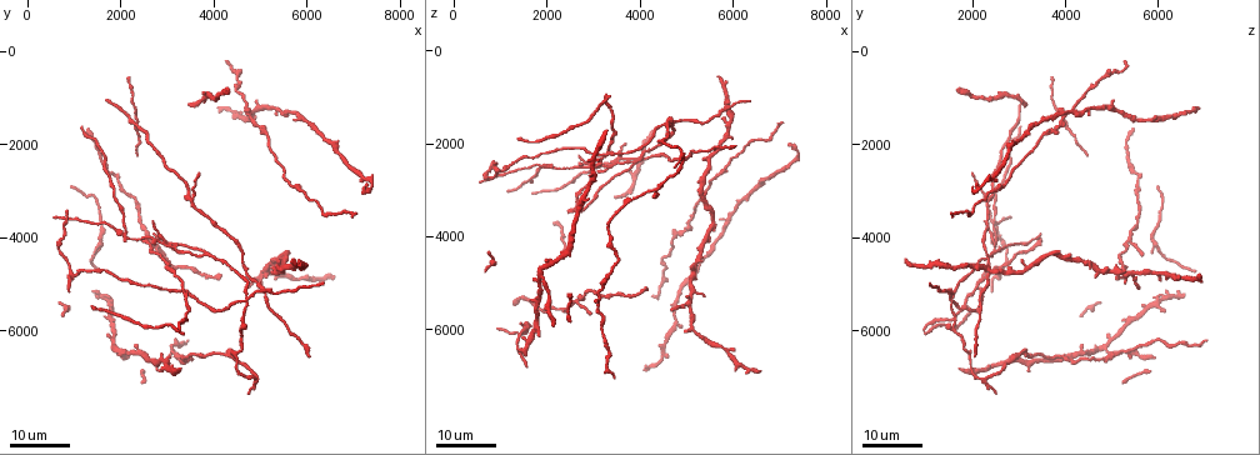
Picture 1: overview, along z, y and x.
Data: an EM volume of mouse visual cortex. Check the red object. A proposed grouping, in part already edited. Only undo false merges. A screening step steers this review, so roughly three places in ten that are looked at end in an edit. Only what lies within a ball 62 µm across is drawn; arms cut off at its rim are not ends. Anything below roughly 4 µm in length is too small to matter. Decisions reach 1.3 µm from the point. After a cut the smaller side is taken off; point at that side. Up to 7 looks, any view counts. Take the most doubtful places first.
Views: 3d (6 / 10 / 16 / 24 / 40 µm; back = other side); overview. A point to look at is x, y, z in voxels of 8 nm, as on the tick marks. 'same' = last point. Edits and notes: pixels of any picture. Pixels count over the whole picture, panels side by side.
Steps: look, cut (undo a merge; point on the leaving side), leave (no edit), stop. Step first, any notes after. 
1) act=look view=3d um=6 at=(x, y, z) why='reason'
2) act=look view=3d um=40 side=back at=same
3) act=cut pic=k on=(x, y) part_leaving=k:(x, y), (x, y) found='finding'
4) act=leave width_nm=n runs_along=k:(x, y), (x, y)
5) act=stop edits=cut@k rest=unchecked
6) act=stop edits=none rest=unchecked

act=look view=3d um=16 at=(4750, 5350, 1600) why='four-way junction'

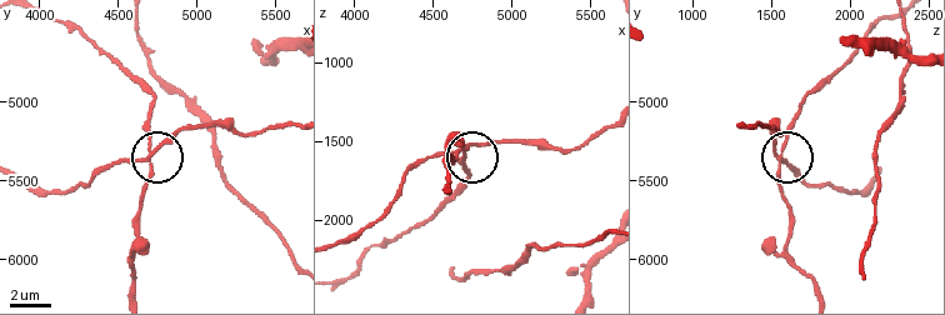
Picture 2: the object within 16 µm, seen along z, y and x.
act=look view=3d um=6 at=same why='closer look'

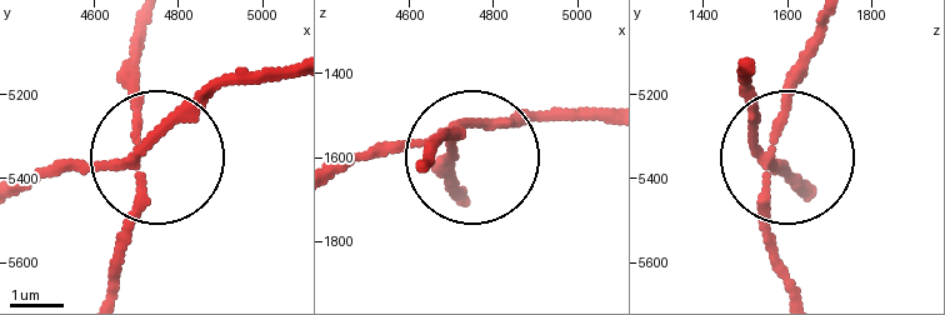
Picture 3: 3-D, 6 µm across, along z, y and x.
act=leave side_arm_um=67 runs_along=3:(183, 123), (138, 158), (134, 24) found='one cell here'

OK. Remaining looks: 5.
act=look view=3d um=16 at=(2100, 3950, 2450) why='side arm on a straight run'

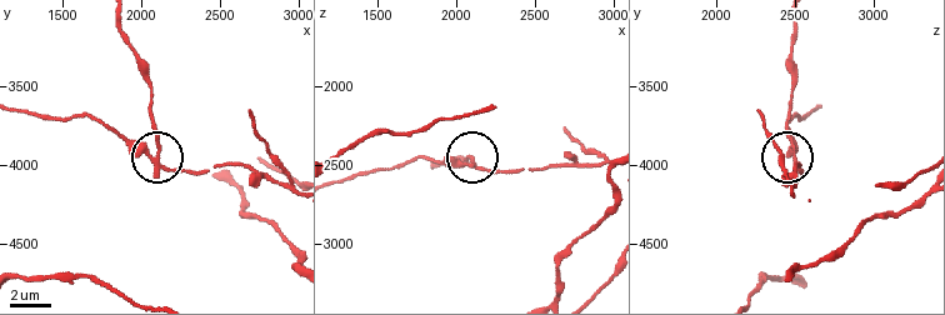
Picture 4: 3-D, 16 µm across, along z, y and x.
act=look view=3d um=10 at=(2060, 3940, 2500)

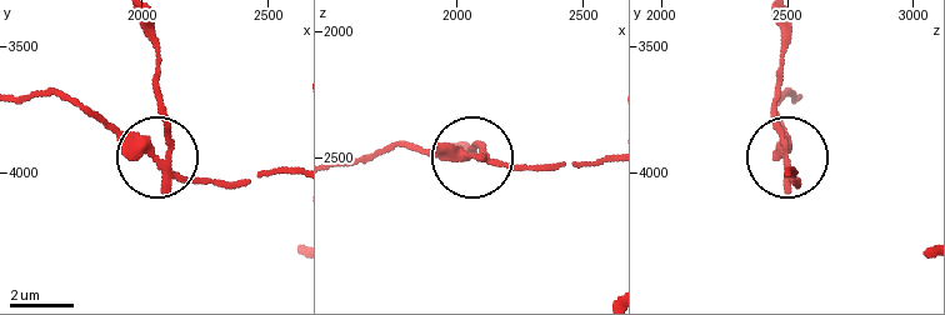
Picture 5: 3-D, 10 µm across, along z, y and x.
act=cut pic=5 on=(165, 120) width_nm=270 part_leaving=5:(168, 164), (151, 21) found='two cells meet here'

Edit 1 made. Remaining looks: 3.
act=look view=overview

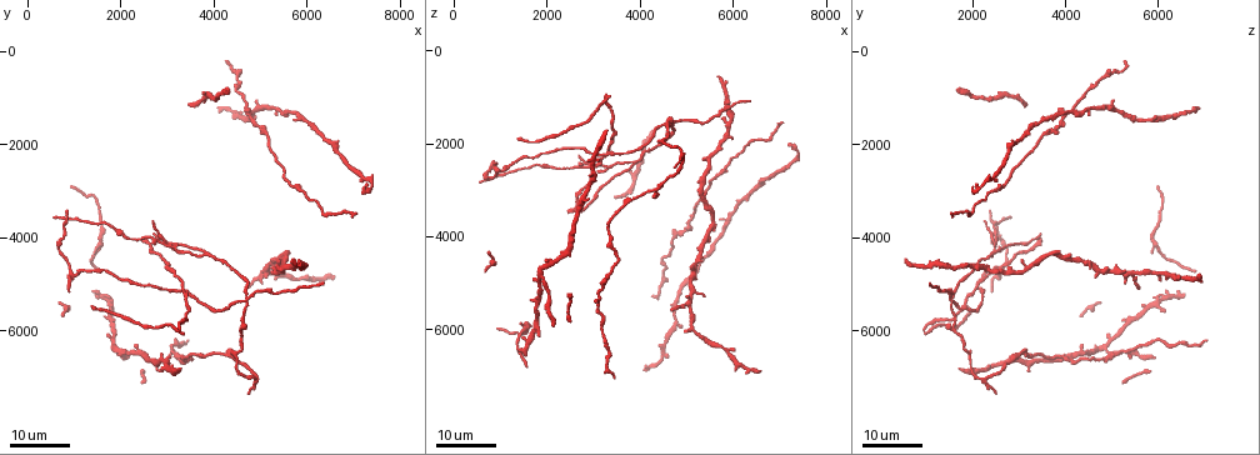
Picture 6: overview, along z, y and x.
act=look view=3d um=16 at=(3850, 4350, 2450) why='two arms in line, one across'

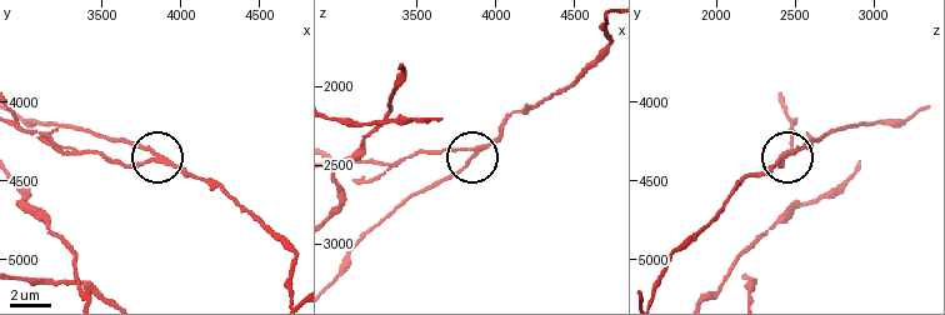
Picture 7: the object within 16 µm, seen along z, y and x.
act=look view=3d um=6 at=(3860, 4340, 2400)

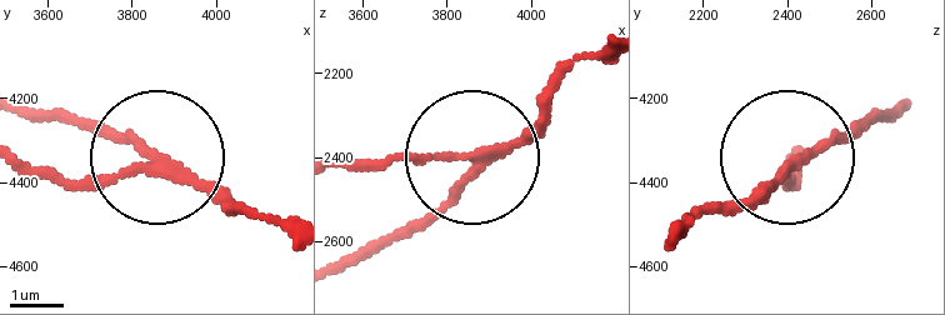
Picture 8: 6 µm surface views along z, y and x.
act=cut pic=8 on=(128, 141) part_leaving=8:(180, 165), (24, 111) found='two cells meet here'

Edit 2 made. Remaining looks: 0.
act=stop edits=cut@5,cut@8 rest=unchecked

